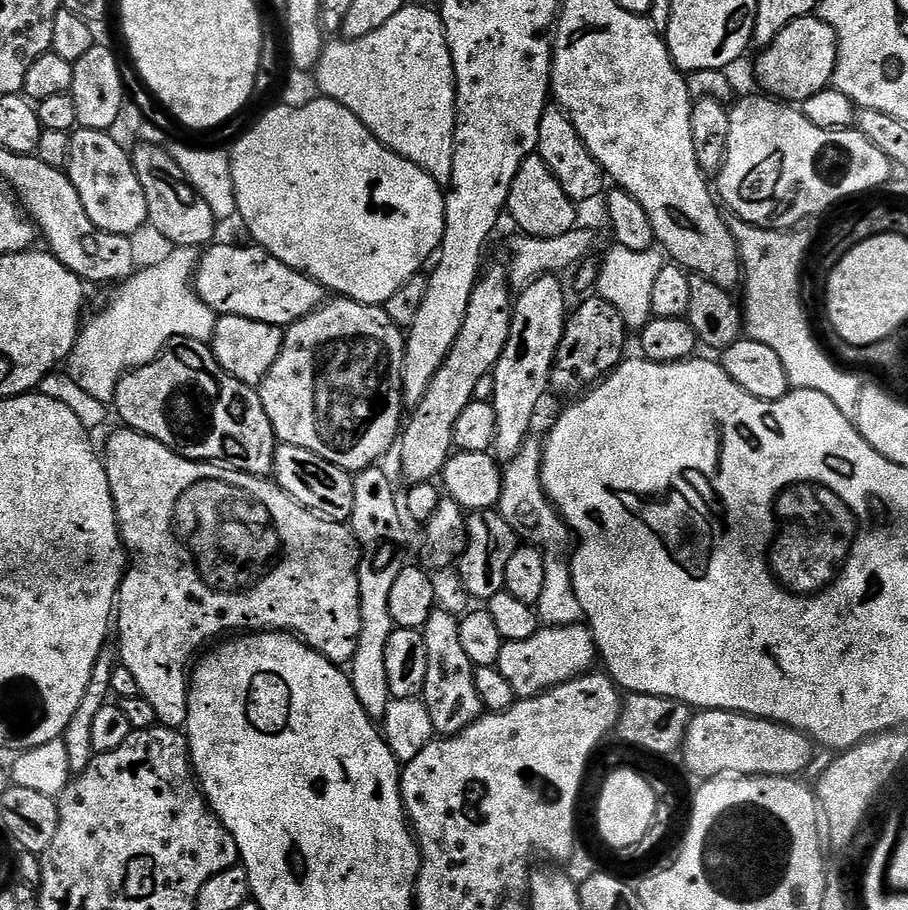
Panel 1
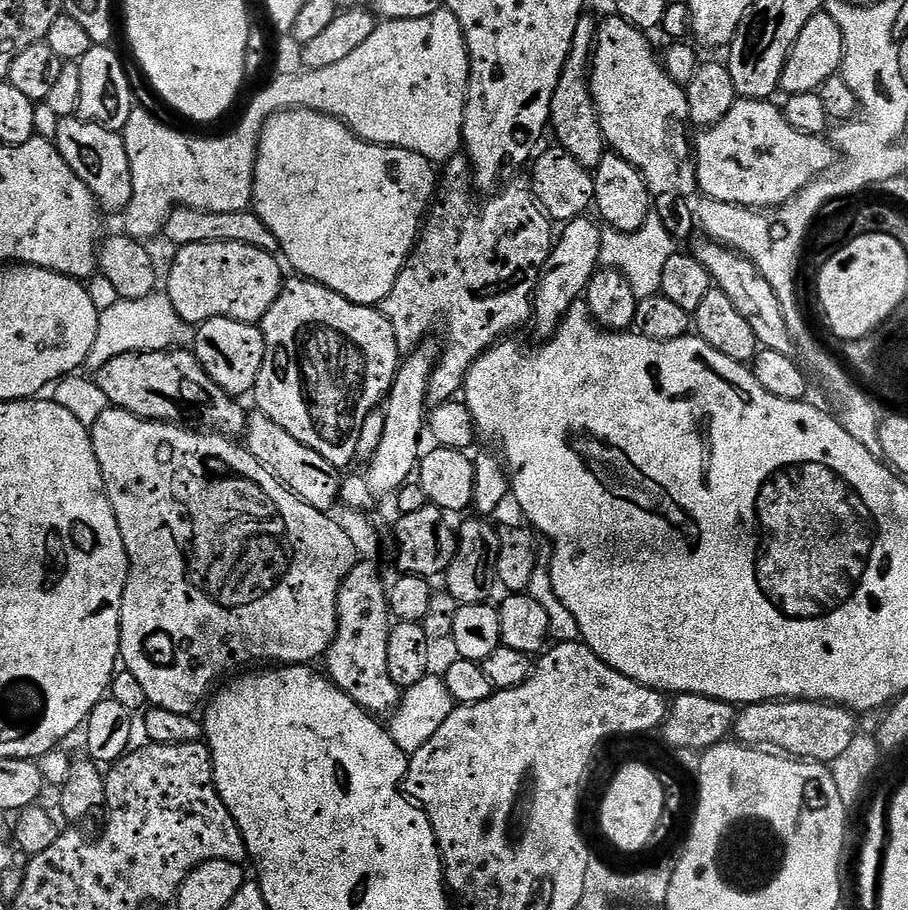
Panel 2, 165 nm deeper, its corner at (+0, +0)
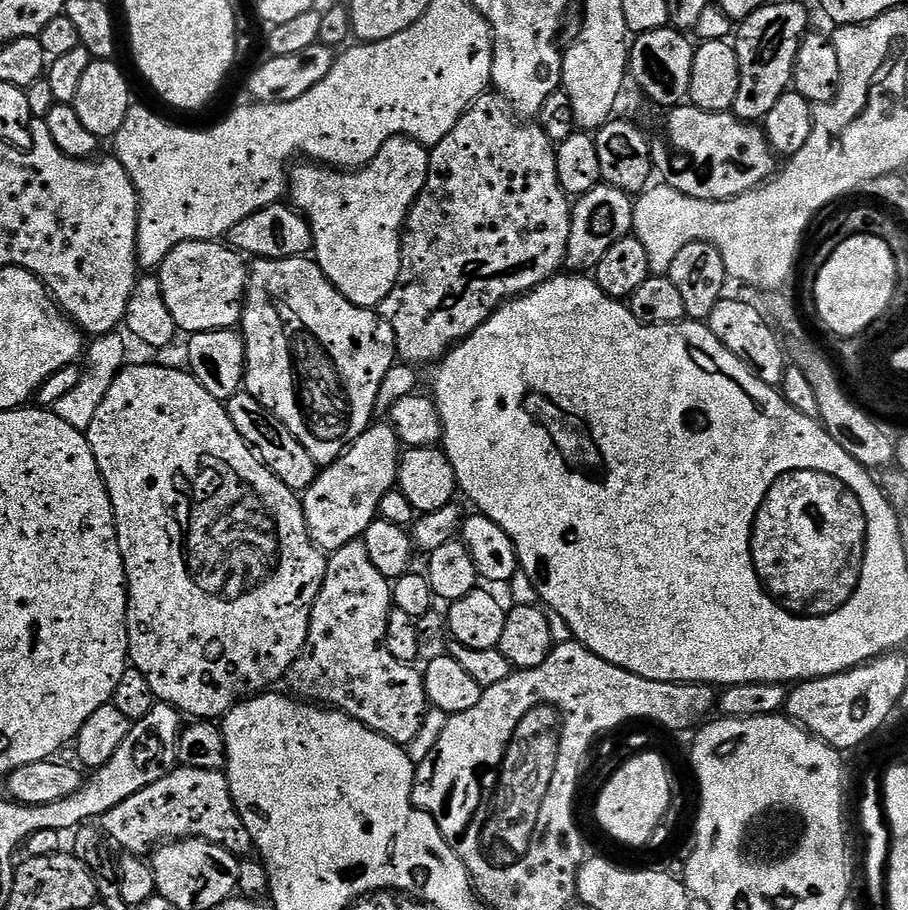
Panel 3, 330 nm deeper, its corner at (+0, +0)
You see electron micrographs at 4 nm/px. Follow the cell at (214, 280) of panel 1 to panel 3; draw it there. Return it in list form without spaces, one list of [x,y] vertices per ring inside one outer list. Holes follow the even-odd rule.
[[[199,240],[174,246],[161,262],[158,275],[162,298],[166,298],[170,318],[174,318],[177,329],[184,334],[235,329],[244,314],[248,269],[245,257],[224,242]]]

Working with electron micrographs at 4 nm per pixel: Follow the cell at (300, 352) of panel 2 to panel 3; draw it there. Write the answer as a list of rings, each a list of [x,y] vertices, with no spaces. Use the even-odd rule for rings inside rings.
[[[295,256],[285,260],[258,260],[253,259],[248,269],[248,289],[244,292],[244,314],[242,317],[242,335],[246,346],[246,366],[244,367],[243,391],[249,392],[267,412],[273,412],[281,422],[306,446],[306,450],[316,459],[317,465],[327,466],[339,456],[343,456],[344,450],[365,432],[373,423],[372,411],[376,408],[376,402],[381,399],[380,387],[382,378],[397,363],[396,339],[394,330],[387,320],[380,317],[379,311],[370,308],[360,308],[357,304],[351,304],[346,297],[324,277],[324,271],[316,265],[315,259],[308,256]]]

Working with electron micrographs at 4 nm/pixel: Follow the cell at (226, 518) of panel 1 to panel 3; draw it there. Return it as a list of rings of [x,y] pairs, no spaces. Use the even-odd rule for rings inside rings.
[[[132,364],[120,369],[120,373],[114,378],[114,382],[110,386],[110,390],[106,390],[106,398],[102,398],[102,406],[98,406],[98,411],[94,413],[94,422],[90,422],[86,433],[90,442],[90,450],[94,450],[94,458],[98,462],[98,470],[104,479],[106,490],[110,494],[110,502],[114,510],[114,518],[116,519],[116,533],[118,534],[118,546],[122,554],[122,562],[126,570],[126,578],[128,579],[128,659],[131,667],[136,668],[142,674],[142,678],[146,678],[146,682],[150,682],[150,690],[156,695],[157,701],[161,704],[168,704],[171,708],[175,708],[177,712],[188,718],[195,718],[200,722],[212,722],[217,718],[222,718],[232,707],[241,700],[247,700],[250,696],[259,696],[261,692],[267,692],[273,686],[285,679],[288,671],[292,669],[292,664],[300,657],[300,651],[304,648],[304,643],[308,637],[310,630],[310,614],[314,602],[318,598],[318,594],[322,590],[322,582],[326,574],[326,566],[328,565],[325,553],[316,547],[316,543],[310,538],[308,527],[306,526],[306,518],[304,517],[304,506],[301,497],[284,485],[275,474],[271,472],[266,465],[260,461],[257,456],[252,453],[250,446],[242,438],[242,434],[238,434],[238,430],[234,426],[234,422],[230,418],[227,407],[218,399],[214,398],[214,394],[210,394],[210,390],[206,390],[206,386],[202,386],[192,377],[191,372],[180,368],[163,368],[160,364]]]

